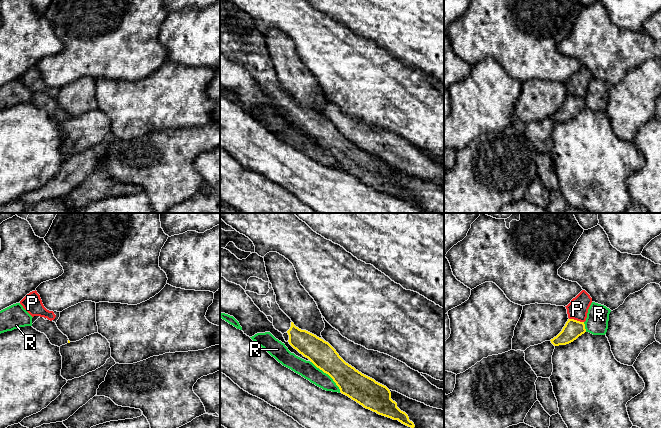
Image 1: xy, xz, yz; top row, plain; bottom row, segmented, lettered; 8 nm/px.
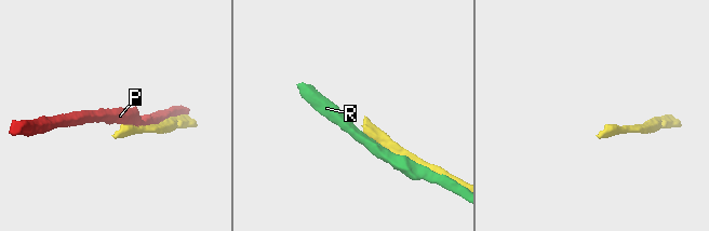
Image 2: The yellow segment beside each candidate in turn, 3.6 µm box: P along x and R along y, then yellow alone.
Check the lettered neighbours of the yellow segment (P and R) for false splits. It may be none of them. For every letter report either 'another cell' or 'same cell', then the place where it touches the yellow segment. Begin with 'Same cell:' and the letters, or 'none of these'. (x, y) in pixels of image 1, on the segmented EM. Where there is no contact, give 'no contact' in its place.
Same cell: none of these
P: another cell; meets yellow in yz at (576, 320)
R: another cell; meets yellow in xz at (328, 374)

